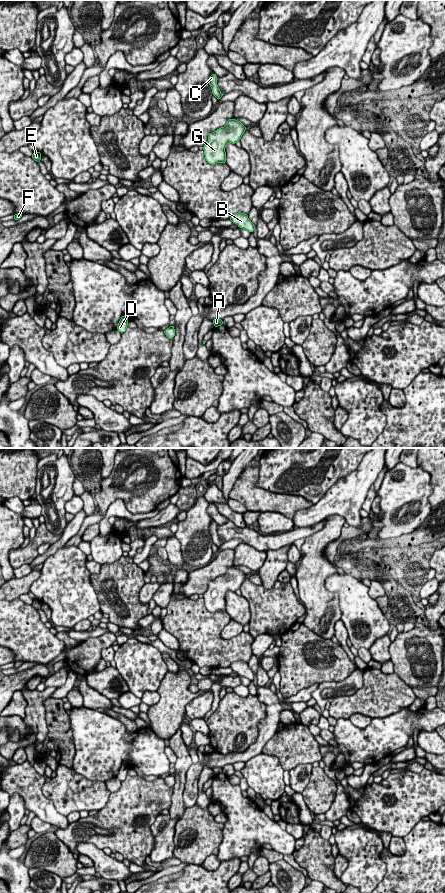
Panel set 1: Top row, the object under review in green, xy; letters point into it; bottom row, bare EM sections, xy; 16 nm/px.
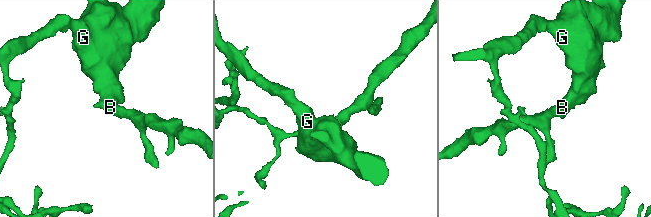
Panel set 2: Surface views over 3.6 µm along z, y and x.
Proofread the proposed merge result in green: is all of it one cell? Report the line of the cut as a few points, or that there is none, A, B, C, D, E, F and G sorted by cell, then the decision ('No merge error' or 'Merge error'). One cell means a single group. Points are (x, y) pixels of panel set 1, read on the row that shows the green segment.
Split along xy (171, 326), (173, 328). Groups: A E F / B C D G. Merge error

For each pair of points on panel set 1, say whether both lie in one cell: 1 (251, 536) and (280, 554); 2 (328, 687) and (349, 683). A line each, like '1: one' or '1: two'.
1: two
2: one

